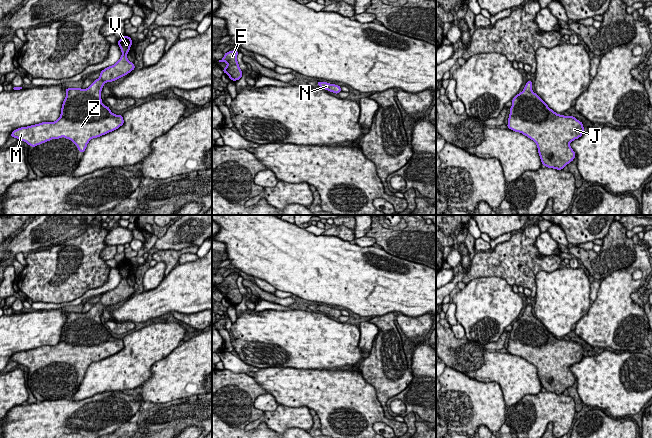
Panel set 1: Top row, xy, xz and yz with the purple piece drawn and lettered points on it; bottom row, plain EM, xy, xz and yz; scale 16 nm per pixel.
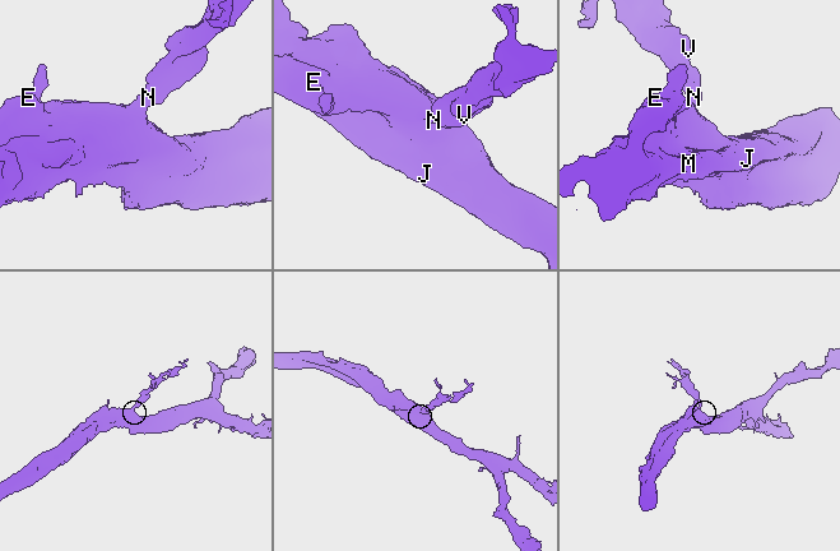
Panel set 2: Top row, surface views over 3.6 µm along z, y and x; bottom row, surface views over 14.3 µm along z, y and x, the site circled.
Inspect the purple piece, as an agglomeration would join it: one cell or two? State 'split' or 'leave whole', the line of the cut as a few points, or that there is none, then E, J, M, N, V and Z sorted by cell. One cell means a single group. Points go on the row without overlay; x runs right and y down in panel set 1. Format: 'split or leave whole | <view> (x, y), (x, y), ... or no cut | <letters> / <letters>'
leave whole | no cut | E J M N V Z

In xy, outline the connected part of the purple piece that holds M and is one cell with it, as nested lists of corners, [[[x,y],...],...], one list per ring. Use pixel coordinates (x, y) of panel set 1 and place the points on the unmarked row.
[[[124,259],[118,264],[122,279],[112,290],[100,296],[100,300],[88,312],[66,312],[60,341],[54,346],[15,353],[10,361],[36,371],[52,363],[70,363],[77,373],[84,377],[89,365],[112,356],[124,348],[122,339],[116,339],[104,330],[101,315],[106,306],[113,306],[126,300],[136,291],[127,282],[133,264]]]

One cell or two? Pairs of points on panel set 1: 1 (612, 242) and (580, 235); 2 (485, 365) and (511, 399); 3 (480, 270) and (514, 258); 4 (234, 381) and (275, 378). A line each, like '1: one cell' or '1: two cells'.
1: two cells
2: one cell
3: one cell
4: two cells

